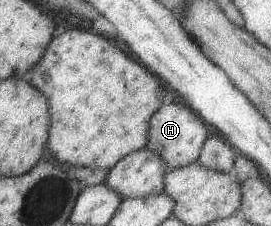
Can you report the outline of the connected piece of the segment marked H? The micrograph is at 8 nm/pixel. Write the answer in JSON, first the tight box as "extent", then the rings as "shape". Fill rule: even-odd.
{"extent":[147,103,210,170],"shape":[[[175,103],[162,105],[151,116],[147,147],[161,156],[169,170],[187,167],[189,164],[198,162],[209,131],[210,128],[205,120],[191,108]]]}

